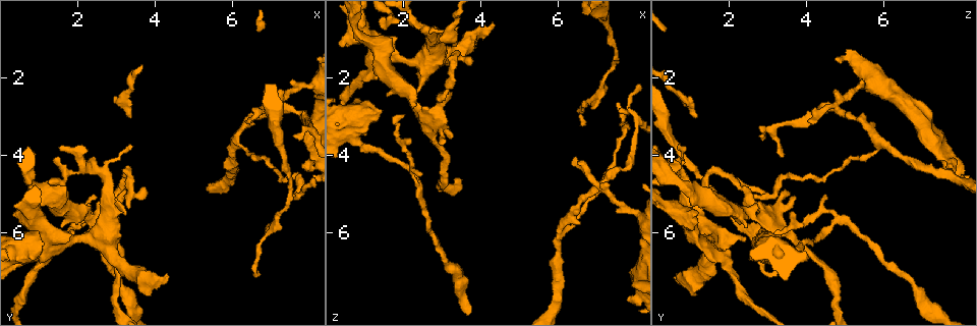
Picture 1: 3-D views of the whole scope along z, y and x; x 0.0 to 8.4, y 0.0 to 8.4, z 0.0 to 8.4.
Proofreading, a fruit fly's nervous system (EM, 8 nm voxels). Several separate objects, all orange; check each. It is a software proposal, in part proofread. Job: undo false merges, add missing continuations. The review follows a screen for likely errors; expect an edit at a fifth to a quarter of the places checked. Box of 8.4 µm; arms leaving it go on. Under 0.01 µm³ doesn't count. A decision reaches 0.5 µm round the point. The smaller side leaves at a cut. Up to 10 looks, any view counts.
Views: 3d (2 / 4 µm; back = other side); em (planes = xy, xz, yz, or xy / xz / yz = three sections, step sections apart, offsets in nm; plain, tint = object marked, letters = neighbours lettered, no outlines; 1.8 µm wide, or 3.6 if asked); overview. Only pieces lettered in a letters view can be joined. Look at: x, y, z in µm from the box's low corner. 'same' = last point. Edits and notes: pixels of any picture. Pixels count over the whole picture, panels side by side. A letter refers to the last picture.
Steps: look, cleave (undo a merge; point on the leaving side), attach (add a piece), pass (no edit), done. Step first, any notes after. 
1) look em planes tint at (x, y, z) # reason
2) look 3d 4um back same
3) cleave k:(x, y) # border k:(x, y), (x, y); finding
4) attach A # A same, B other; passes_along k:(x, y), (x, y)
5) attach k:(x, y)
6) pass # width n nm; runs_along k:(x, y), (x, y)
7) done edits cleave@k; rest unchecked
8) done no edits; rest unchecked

look 3d 4um at (7.00, 2.75, 4.75) # sharp bend

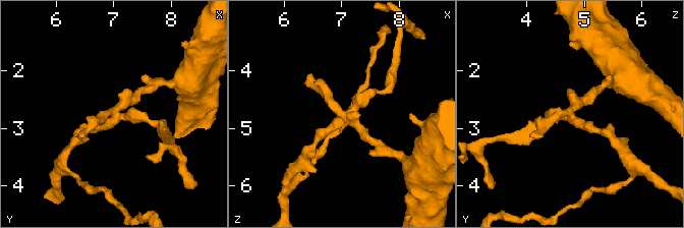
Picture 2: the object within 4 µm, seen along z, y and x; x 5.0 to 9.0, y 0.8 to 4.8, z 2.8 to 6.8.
look em yz step 16 letters at (7.00, 2.70, 4.80) # now the EM

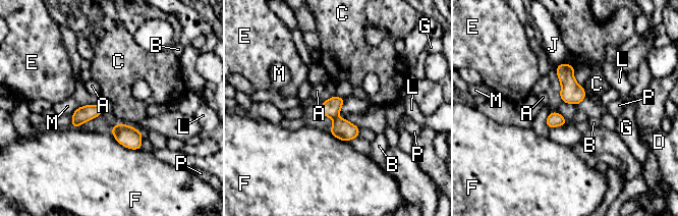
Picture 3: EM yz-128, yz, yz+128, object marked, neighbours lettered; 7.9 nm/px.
cleave 3:(341, 128) # A other, B other, C other, D other, E other, F other, G other, J other, L other, M other, P other; border 3:(337, 116), (333, 119); a second cell is stuck on

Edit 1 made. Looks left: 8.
look em planes letters at (3.65, 4.90, 1.45) # long arm stops here

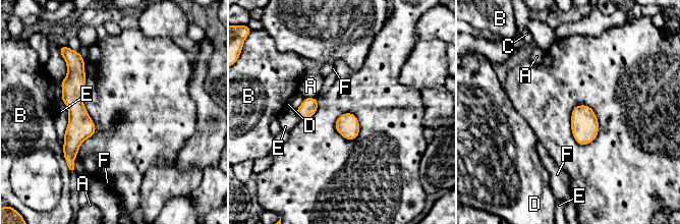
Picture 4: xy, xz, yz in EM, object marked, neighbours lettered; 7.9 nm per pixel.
pass # A other, B other, C other, D other, E other, F other; none of them fits

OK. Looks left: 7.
look 3d 2um at (6.75, 6.30, 2.65) # thin neck

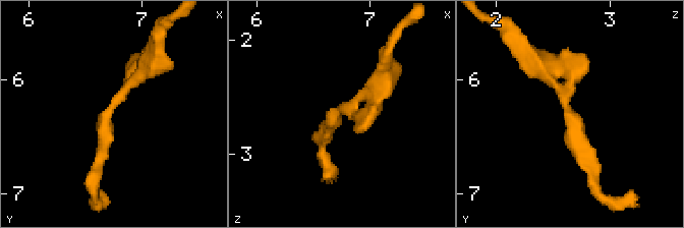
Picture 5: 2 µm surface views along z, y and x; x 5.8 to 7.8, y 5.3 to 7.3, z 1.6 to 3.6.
look em xy step 8 tint at (6.76, 6.28, 2.62)

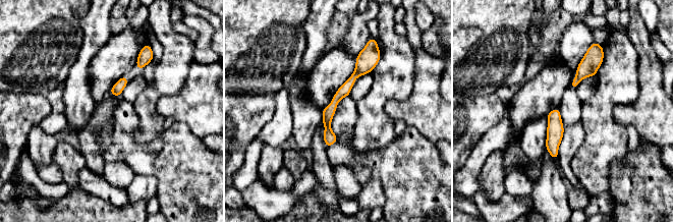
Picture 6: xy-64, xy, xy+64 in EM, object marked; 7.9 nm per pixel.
look em planes letters same

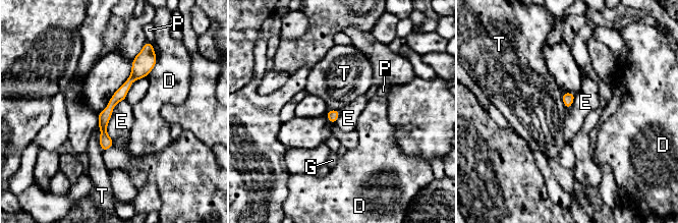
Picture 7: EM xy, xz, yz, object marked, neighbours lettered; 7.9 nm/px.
pass # width 90 nm; D other, E other, G other, P other, T other; border 7:(125, 99), (107, 126), (113, 141); all the same cell

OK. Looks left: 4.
look em planes letters at (2.70, 5.75, 3.05)

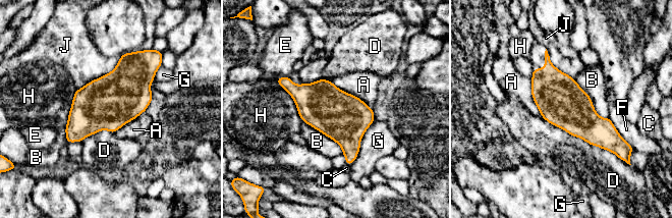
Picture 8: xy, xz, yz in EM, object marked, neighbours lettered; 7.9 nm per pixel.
pass # A other, B other, C other, D other, E other, F other, G other, H other, J other; border 8:(541, 115), (618, 157); all the same cell

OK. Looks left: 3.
look em yz step 8 letters at (1.80, 6.10, 1.40) # narrows sharply

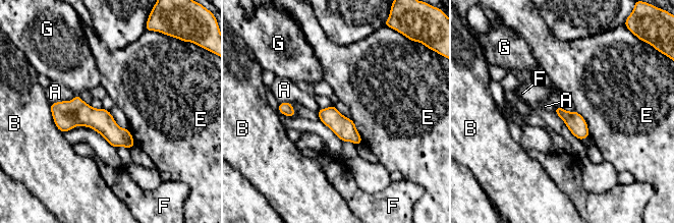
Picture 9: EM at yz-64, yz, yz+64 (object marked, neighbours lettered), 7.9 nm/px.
pass # A other, B other, E other, F other, G other; border 9:(76, 94), (69, 101), (50, 104); one cell here

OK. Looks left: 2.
done edits cleave@3; rest unchecked

